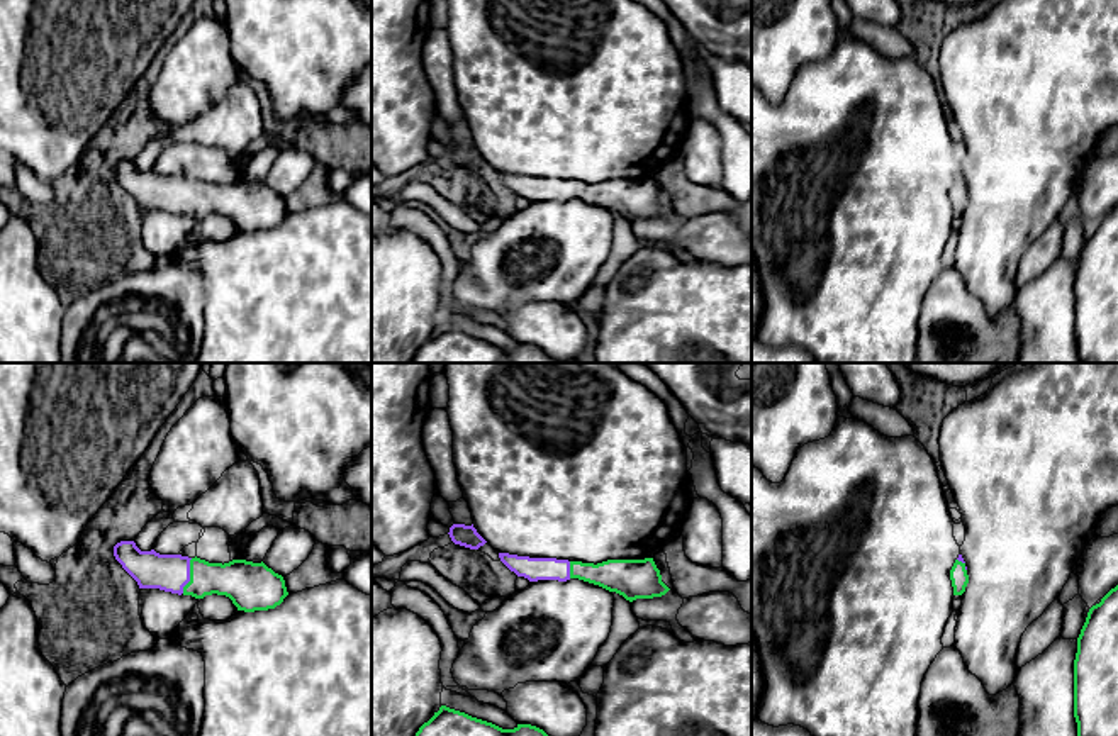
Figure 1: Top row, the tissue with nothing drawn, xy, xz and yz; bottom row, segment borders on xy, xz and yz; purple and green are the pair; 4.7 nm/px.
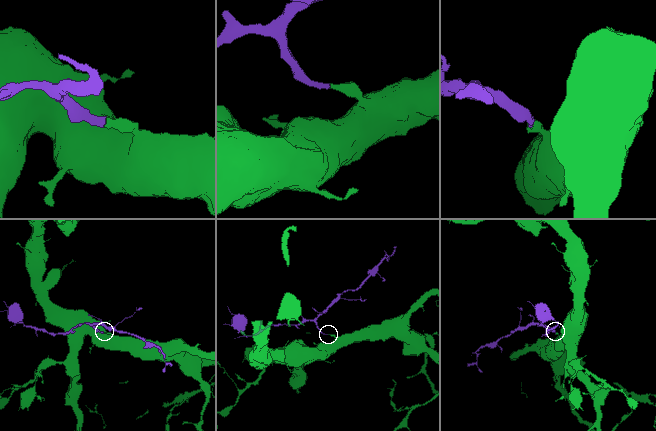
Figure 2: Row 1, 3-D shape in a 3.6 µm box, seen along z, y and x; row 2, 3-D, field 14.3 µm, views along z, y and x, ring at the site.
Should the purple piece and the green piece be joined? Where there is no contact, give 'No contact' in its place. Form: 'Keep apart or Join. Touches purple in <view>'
Join. Touches purple in xy

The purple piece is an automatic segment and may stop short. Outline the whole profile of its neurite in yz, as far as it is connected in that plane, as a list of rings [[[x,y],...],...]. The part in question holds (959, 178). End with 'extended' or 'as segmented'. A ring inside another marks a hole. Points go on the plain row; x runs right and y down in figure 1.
[[[962,175],[955,180],[952,190],[950,190],[950,200],[953,207],[953,215],[962,215],[965,212],[965,207],[969,204],[969,195],[965,190],[965,181]]]; extended

